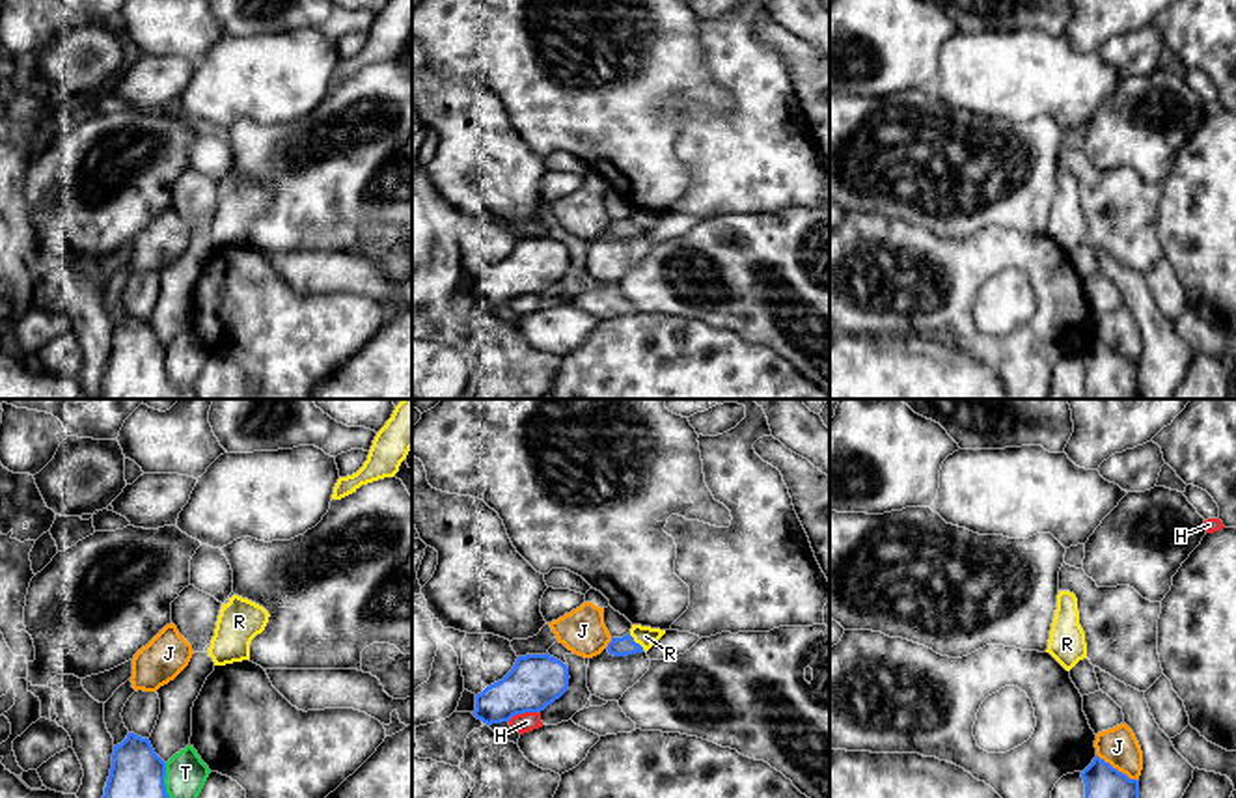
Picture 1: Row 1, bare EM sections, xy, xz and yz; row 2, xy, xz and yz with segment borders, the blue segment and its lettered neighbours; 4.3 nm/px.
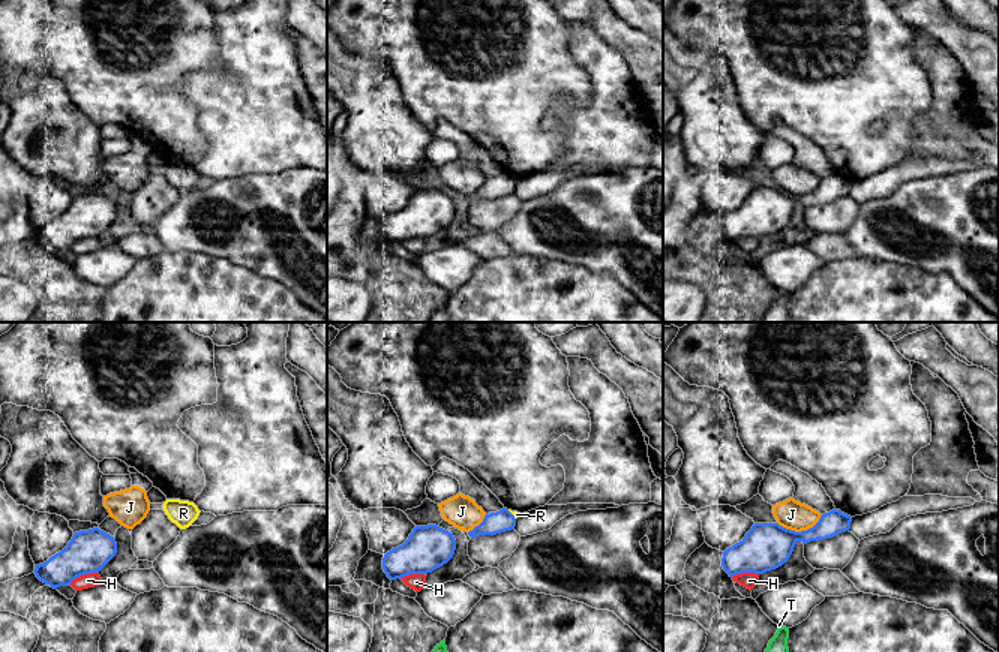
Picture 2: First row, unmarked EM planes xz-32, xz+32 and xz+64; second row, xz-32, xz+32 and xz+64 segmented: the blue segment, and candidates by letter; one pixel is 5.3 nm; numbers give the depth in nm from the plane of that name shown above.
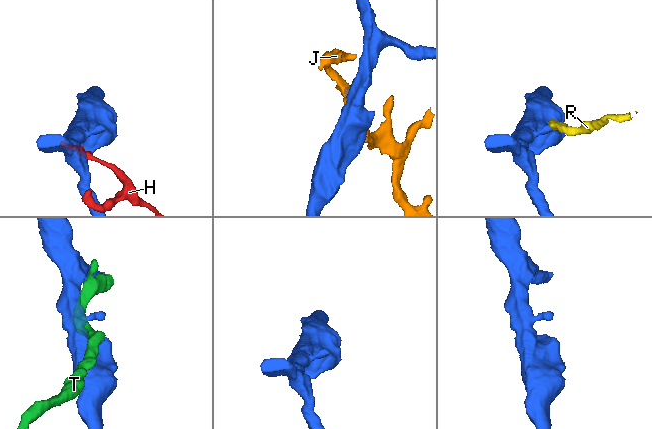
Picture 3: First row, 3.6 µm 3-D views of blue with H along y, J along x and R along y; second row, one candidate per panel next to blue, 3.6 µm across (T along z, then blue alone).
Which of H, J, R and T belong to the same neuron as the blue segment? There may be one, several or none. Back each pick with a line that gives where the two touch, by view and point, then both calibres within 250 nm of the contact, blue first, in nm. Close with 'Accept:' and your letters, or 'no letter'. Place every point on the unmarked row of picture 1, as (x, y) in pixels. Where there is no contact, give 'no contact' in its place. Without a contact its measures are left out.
Accept: no letter

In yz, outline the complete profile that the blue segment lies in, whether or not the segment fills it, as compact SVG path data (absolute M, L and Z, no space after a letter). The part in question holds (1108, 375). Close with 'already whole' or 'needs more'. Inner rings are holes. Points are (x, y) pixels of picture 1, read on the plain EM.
M1098 337L1081 360L1085 365L1083 399L1141 399L1137 362L1130 362Z; already whole

